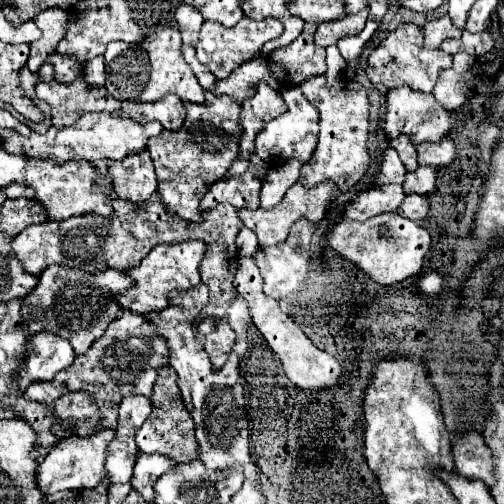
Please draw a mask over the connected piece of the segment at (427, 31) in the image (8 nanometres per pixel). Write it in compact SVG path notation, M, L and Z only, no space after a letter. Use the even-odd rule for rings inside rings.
M448 14L438 18L438 20L428 22L422 28L422 32L424 32L424 44L426 44L426 48L438 48L444 40L448 40L448 38L460 38L462 36L462 30L452 24Z

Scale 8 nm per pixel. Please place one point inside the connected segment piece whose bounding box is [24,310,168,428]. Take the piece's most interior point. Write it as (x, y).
(124, 361)

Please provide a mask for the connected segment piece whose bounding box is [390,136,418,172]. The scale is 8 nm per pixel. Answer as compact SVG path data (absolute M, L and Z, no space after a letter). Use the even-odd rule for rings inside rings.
M398 136L394 140L390 140L390 146L398 152L400 160L404 162L406 170L408 172L414 172L418 168L418 160L416 160L416 148L404 138L404 136Z

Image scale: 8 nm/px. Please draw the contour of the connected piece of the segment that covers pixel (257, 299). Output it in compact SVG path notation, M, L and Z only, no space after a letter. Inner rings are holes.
M240 258L238 270L236 270L236 276L234 276L234 288L246 300L248 312L252 316L254 326L266 338L266 342L270 344L270 348L274 350L274 354L280 358L286 376L296 386L300 386L300 388L312 388L312 390L322 390L322 388L336 386L340 382L342 368L340 368L338 360L334 356L330 356L328 352L318 350L310 342L310 338L294 324L294 320L280 310L278 302L272 300L270 296L266 296L262 292L262 276L260 276L260 272L256 268L254 258Z

